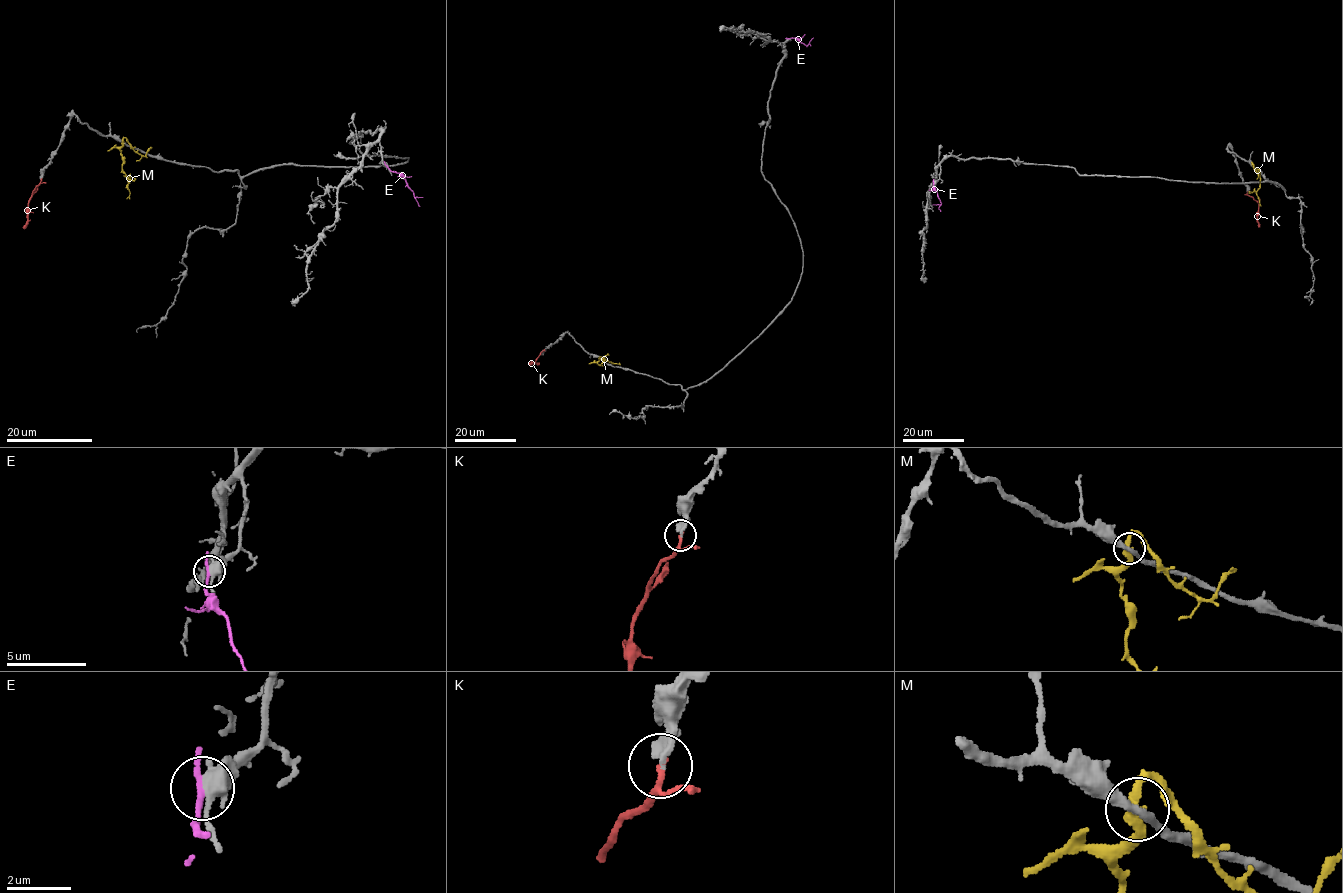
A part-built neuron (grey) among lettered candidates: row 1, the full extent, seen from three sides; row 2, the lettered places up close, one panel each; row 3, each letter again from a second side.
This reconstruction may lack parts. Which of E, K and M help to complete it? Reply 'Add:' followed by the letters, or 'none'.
Add: K

